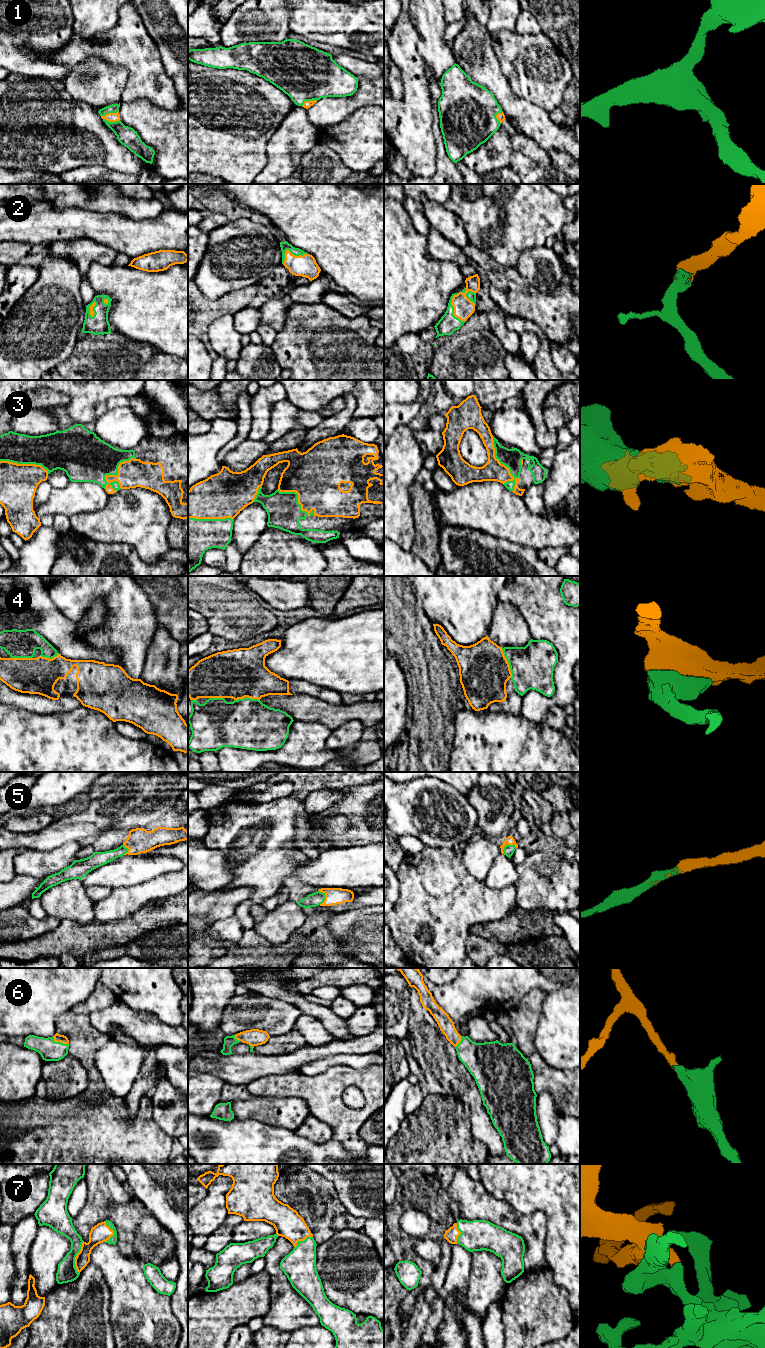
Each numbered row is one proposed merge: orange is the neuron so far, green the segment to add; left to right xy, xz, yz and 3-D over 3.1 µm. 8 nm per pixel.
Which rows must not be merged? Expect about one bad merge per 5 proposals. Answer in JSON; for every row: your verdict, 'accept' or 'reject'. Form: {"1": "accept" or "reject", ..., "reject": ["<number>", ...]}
{"1": "accept", "2": "accept", "3": "accept", "4": "accept", "5": "accept", "6": "accept", "7": "accept", "reject": []}

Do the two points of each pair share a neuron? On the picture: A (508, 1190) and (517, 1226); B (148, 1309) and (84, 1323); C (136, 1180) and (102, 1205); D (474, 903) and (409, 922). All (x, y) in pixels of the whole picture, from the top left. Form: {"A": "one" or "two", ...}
{"A": "two", "B": "two", "C": "two", "D": "one"}

